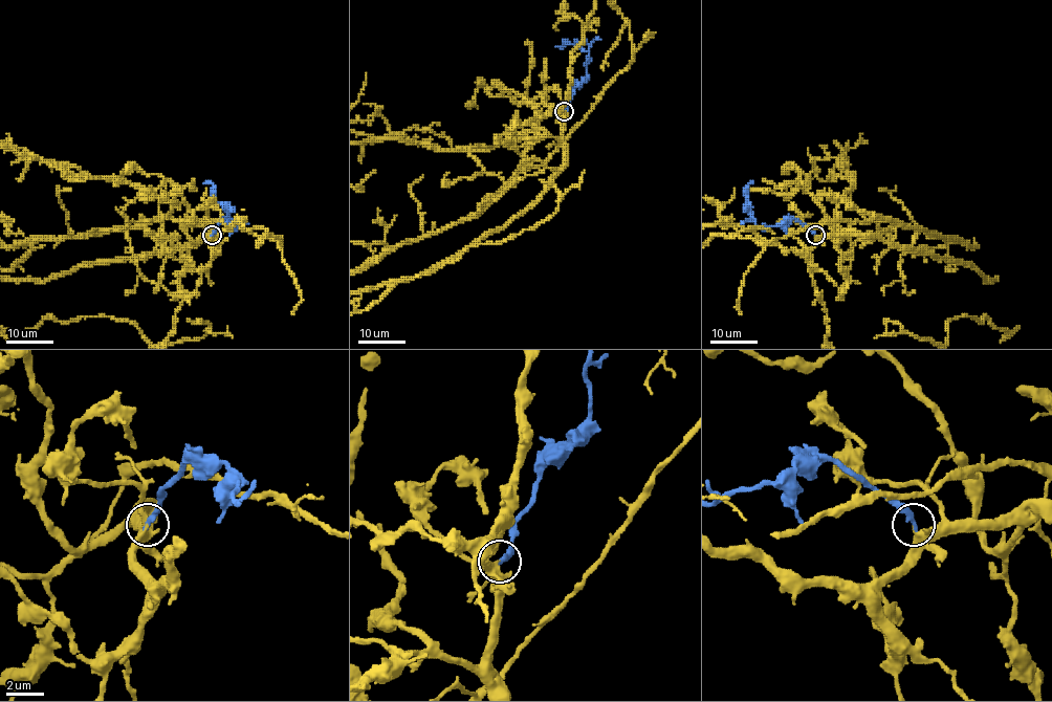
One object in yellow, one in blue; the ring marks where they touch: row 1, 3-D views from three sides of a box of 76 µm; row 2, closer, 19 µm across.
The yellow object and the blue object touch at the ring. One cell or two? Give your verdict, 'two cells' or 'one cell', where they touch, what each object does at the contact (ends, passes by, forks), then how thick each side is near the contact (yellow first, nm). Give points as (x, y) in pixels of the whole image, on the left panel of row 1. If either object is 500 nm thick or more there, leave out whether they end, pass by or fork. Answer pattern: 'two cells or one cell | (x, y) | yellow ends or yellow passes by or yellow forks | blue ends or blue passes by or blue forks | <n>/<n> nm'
one cell | (212, 235) | yellow ends | blue ends | 320/300 nm

